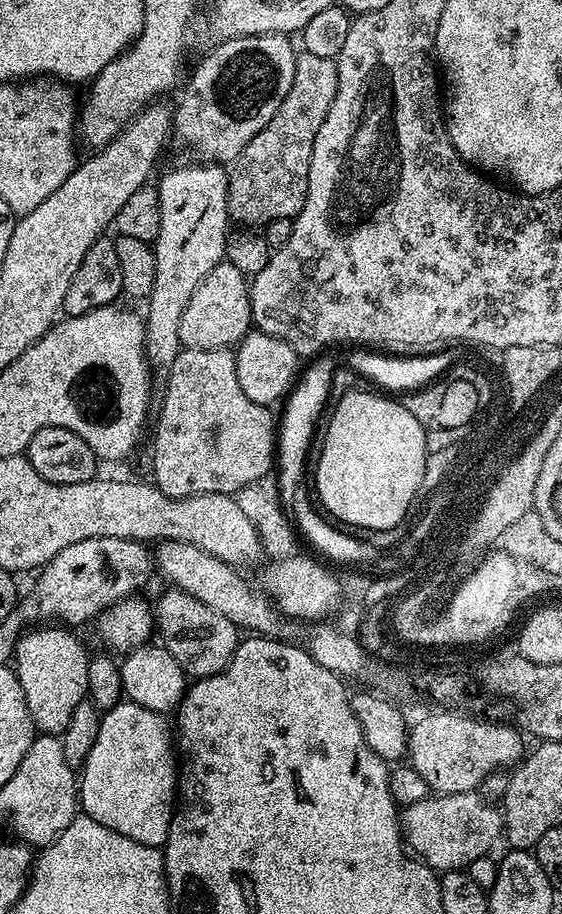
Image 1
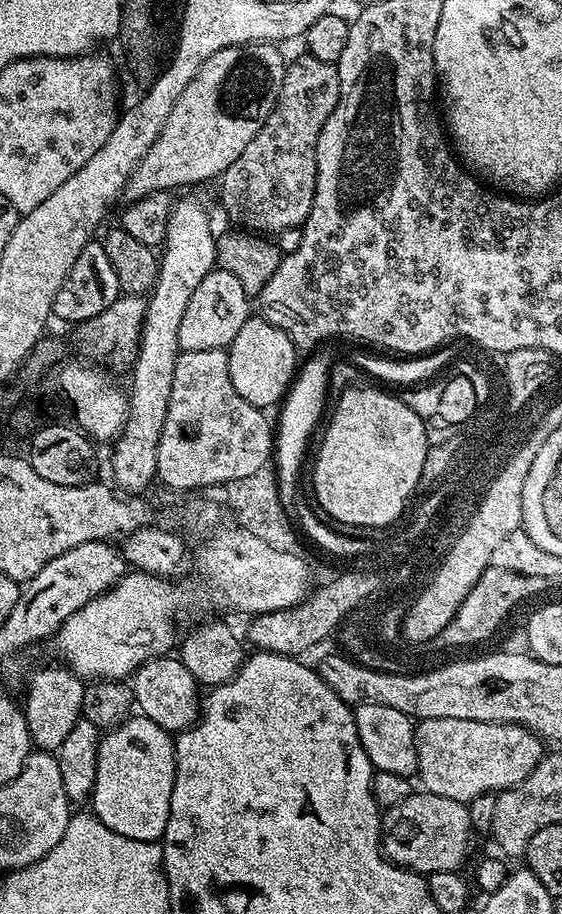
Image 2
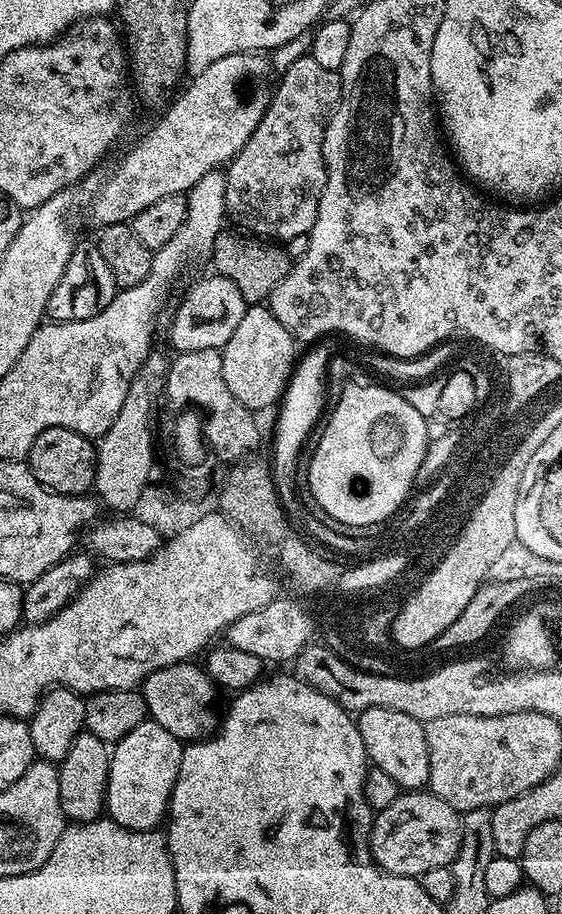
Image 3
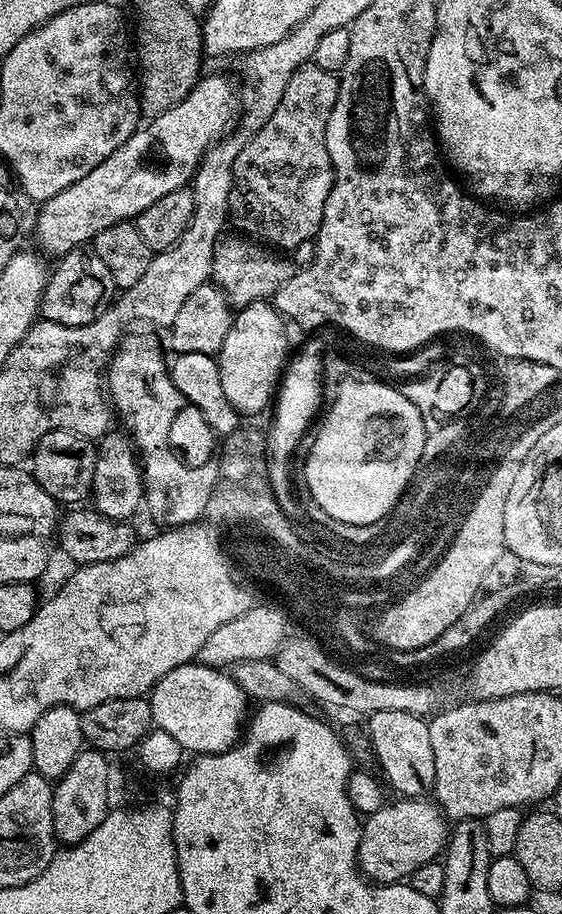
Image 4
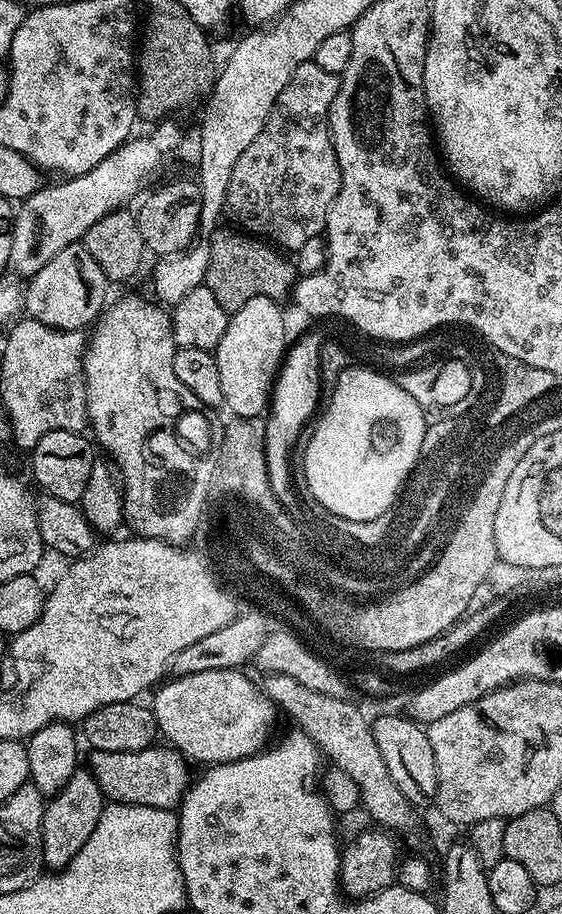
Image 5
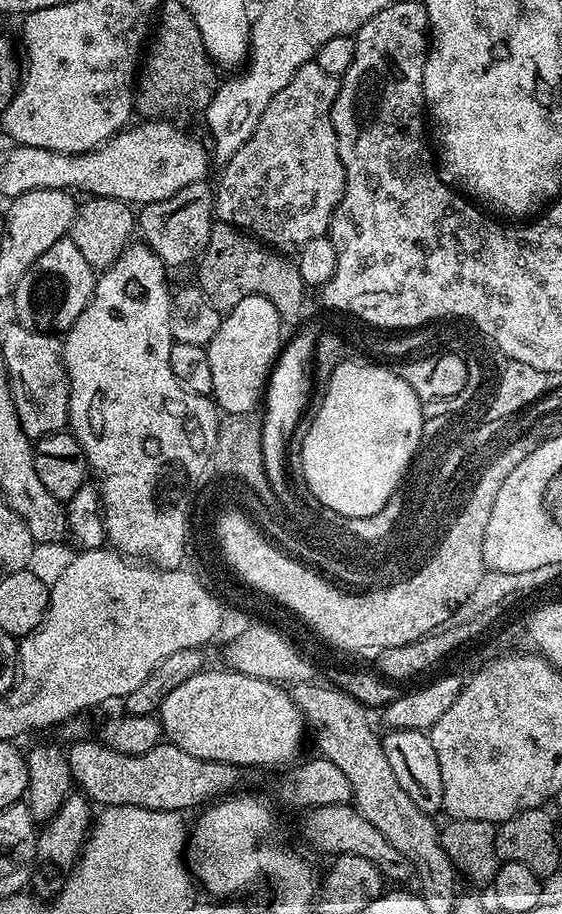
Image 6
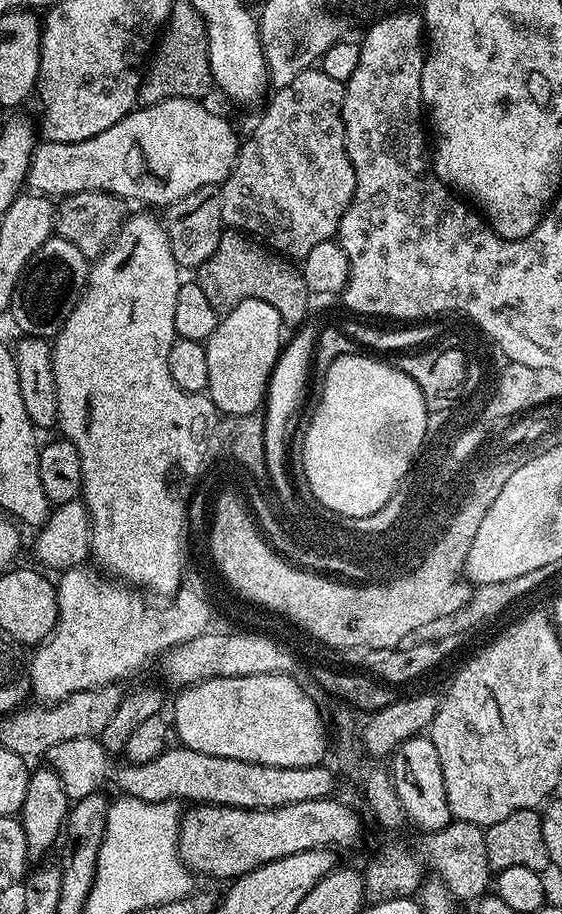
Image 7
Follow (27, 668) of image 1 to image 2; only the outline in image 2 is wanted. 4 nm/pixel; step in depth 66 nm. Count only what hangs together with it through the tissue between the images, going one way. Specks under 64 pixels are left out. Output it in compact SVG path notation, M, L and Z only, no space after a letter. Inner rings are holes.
M52 664L49 668L40 668L28 680L28 697L22 700L22 711L26 718L28 733L33 745L39 751L55 753L66 742L66 737L70 735L70 730L82 719L82 694L86 687L85 681L77 676L71 668Z

